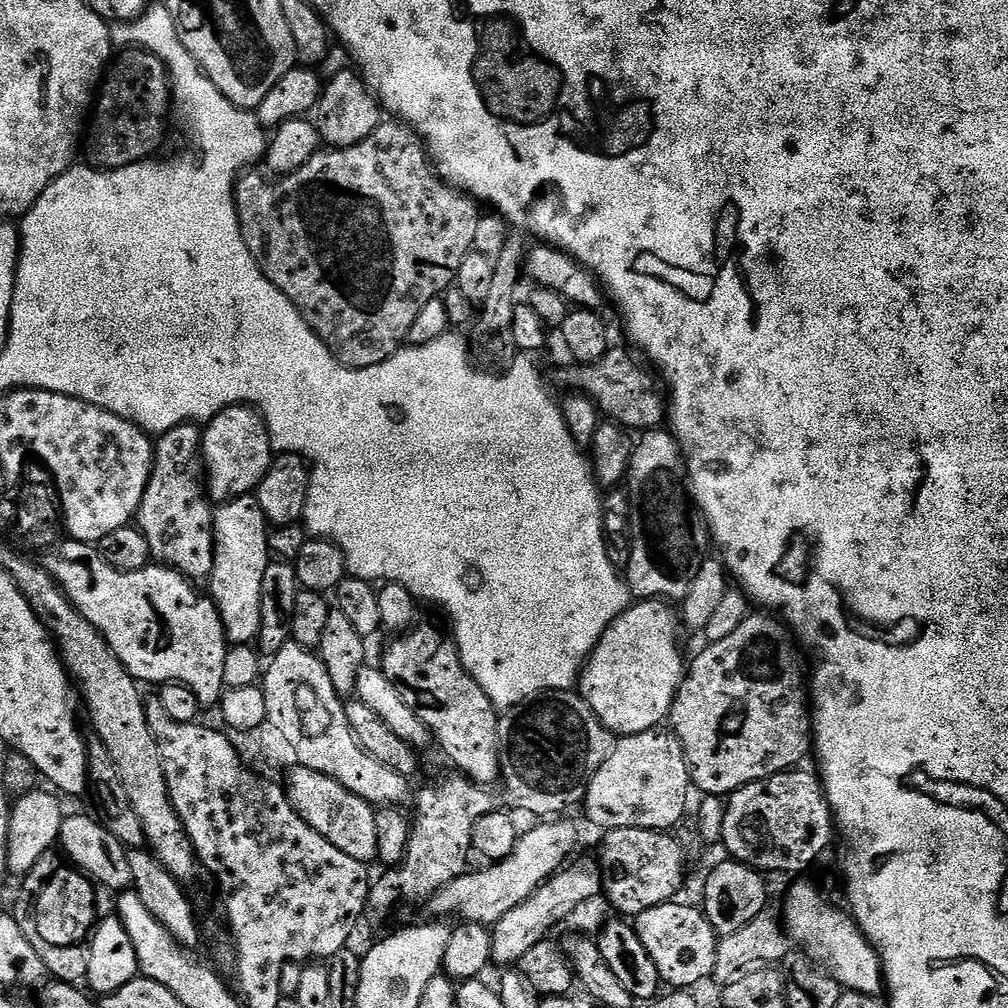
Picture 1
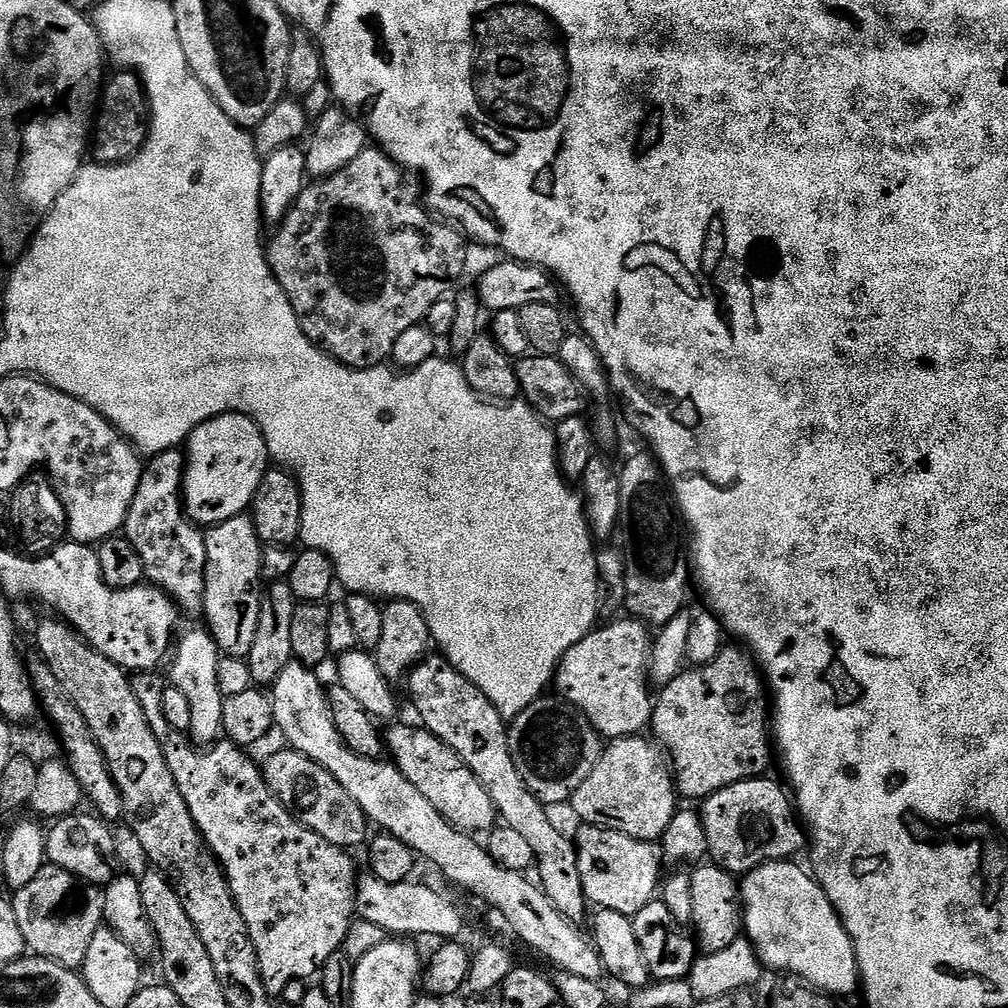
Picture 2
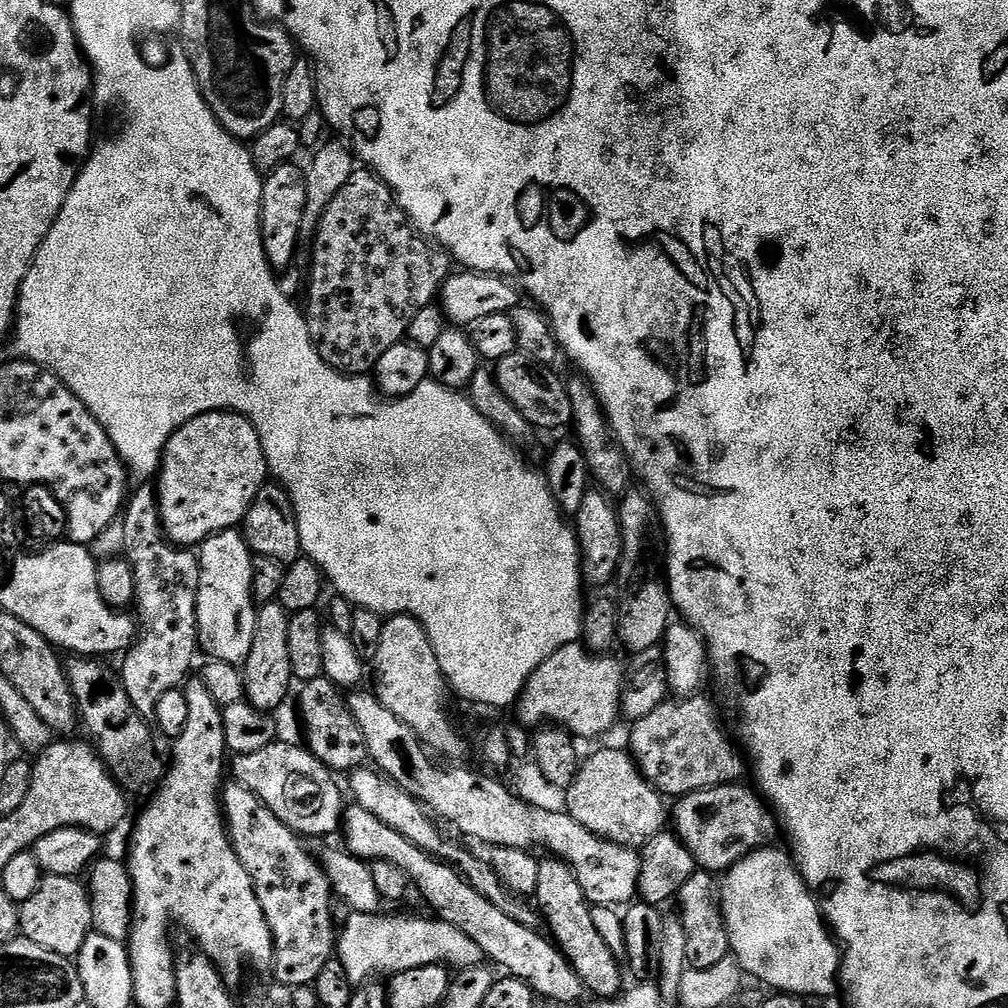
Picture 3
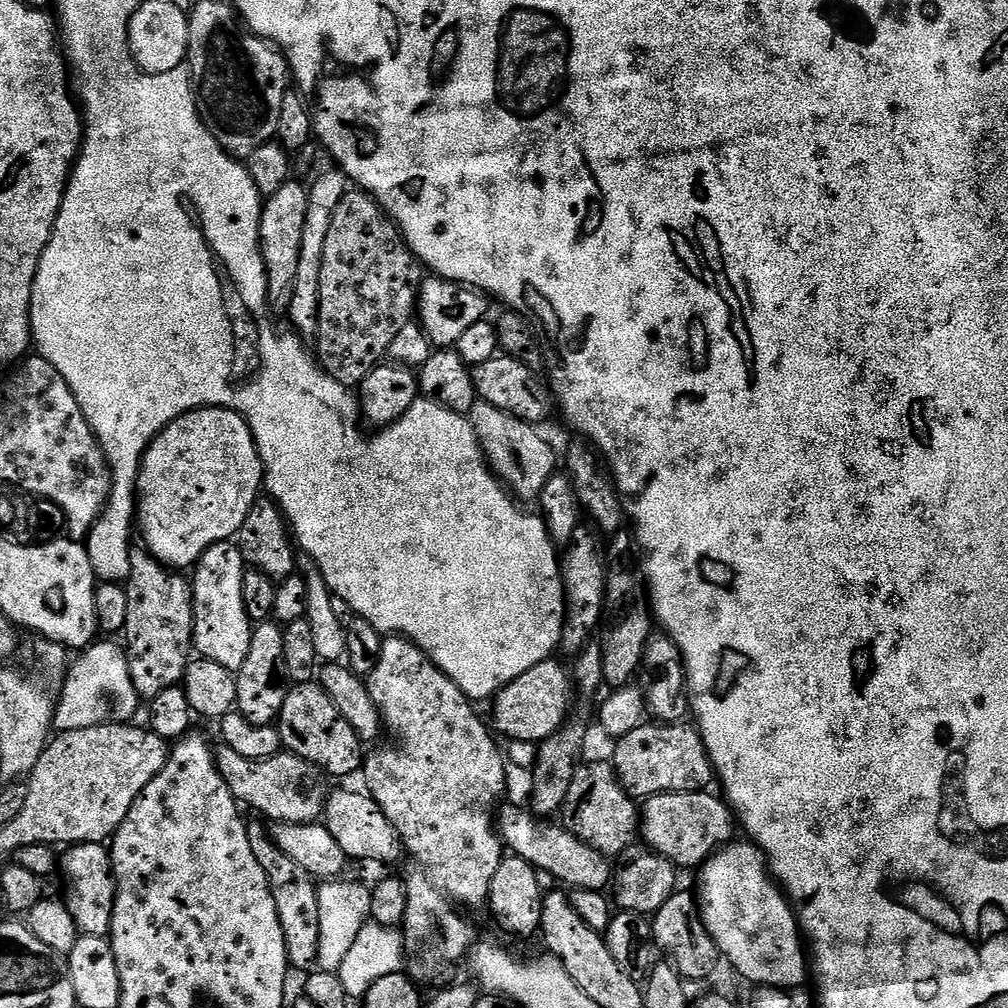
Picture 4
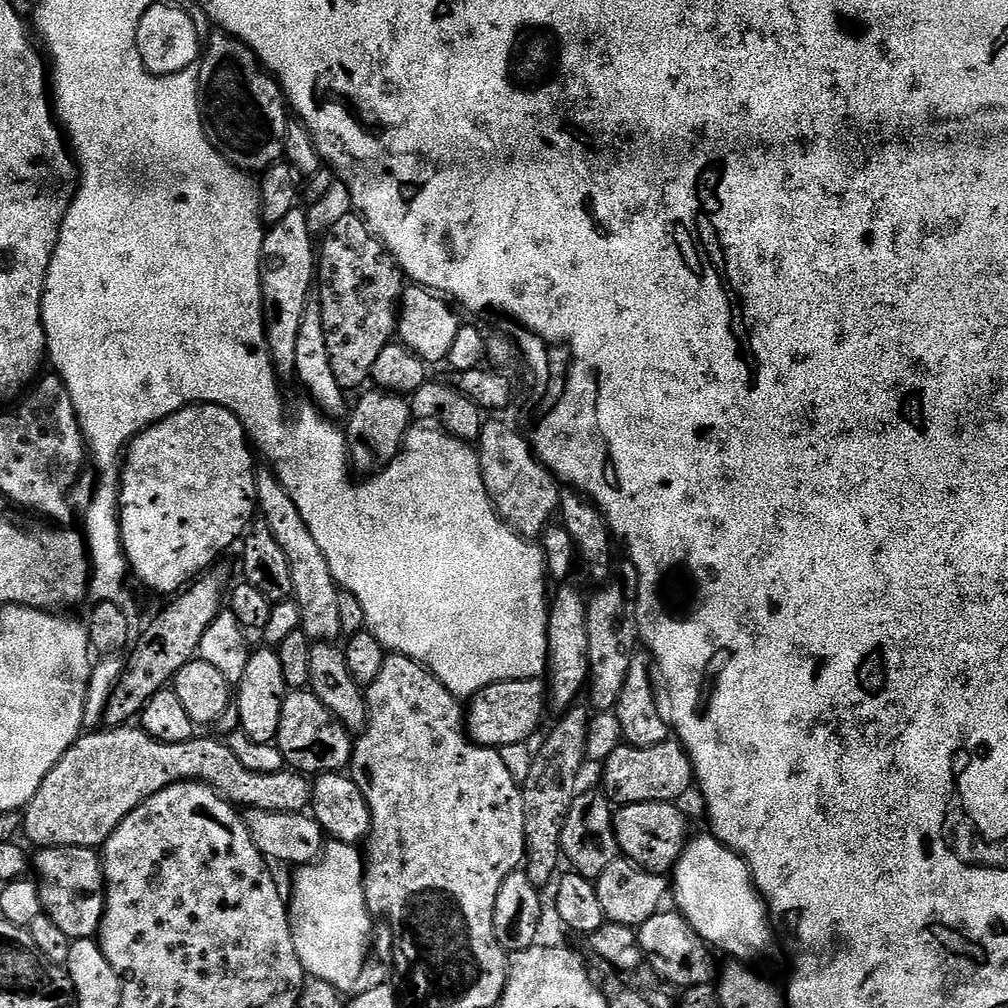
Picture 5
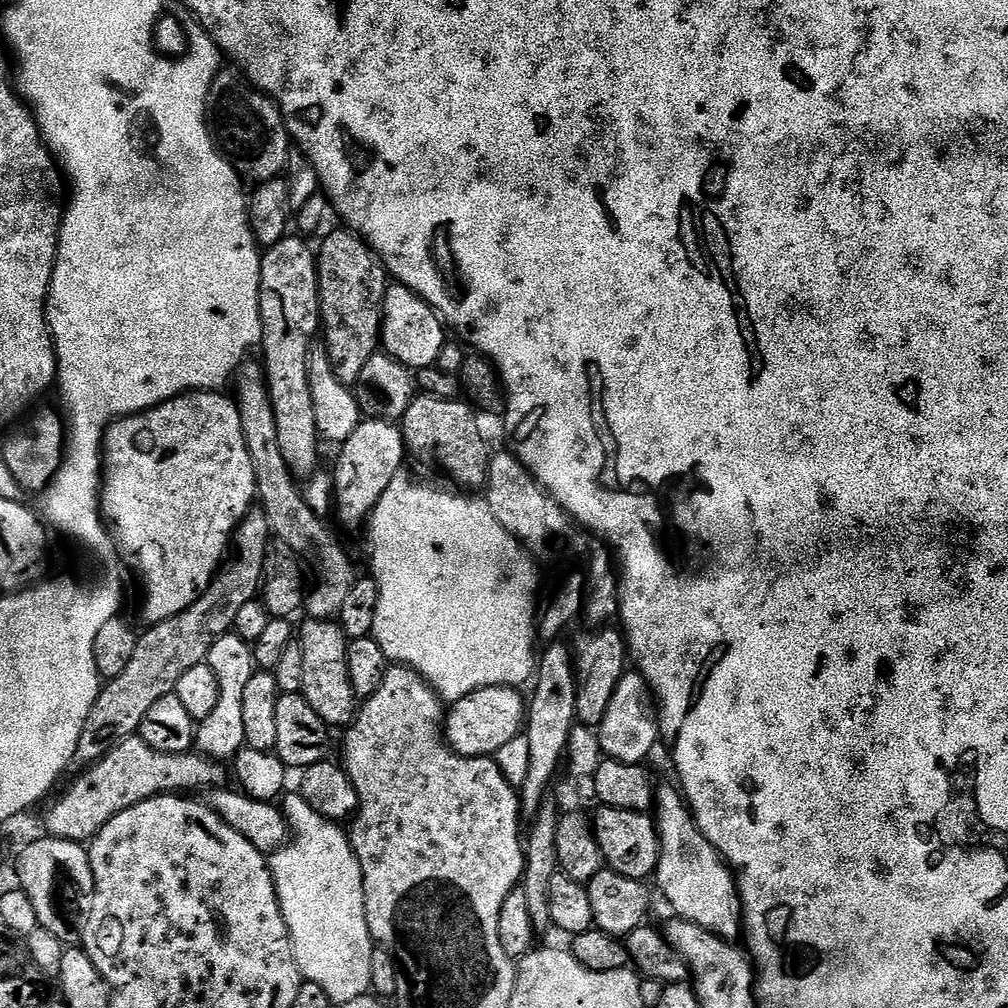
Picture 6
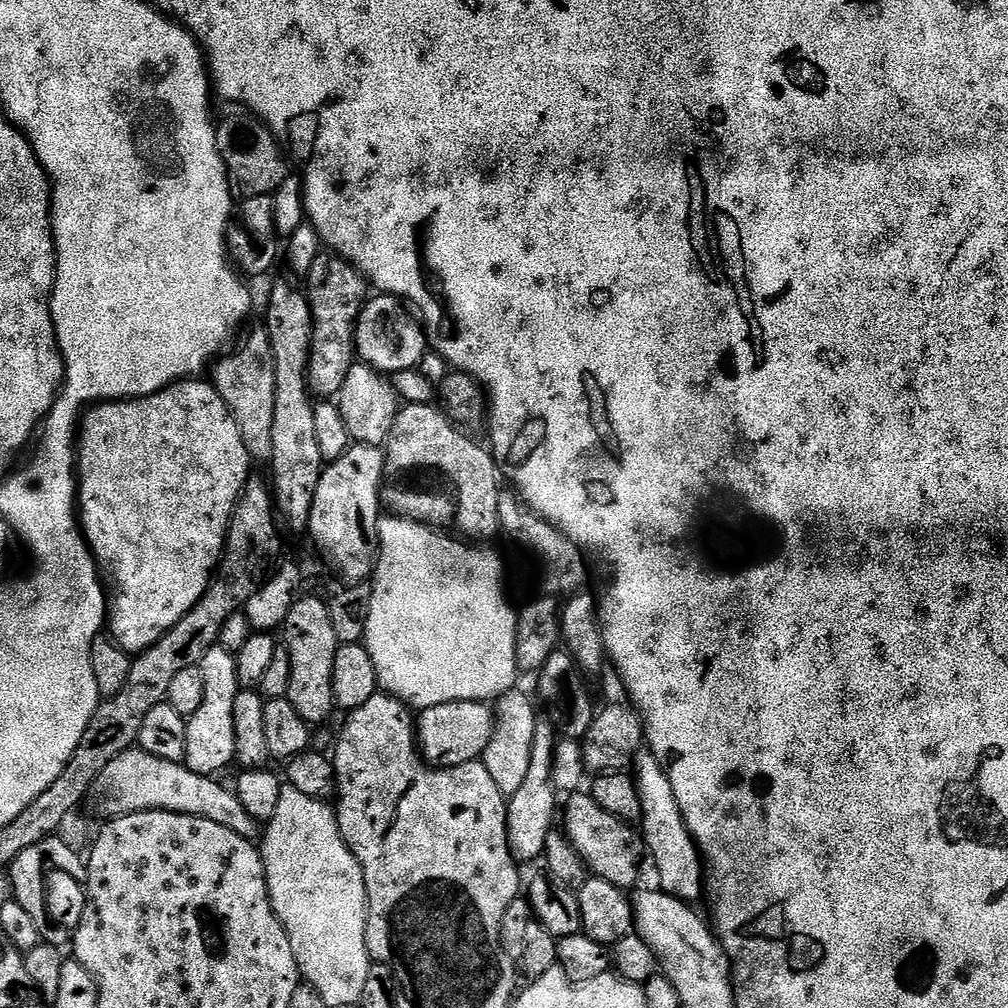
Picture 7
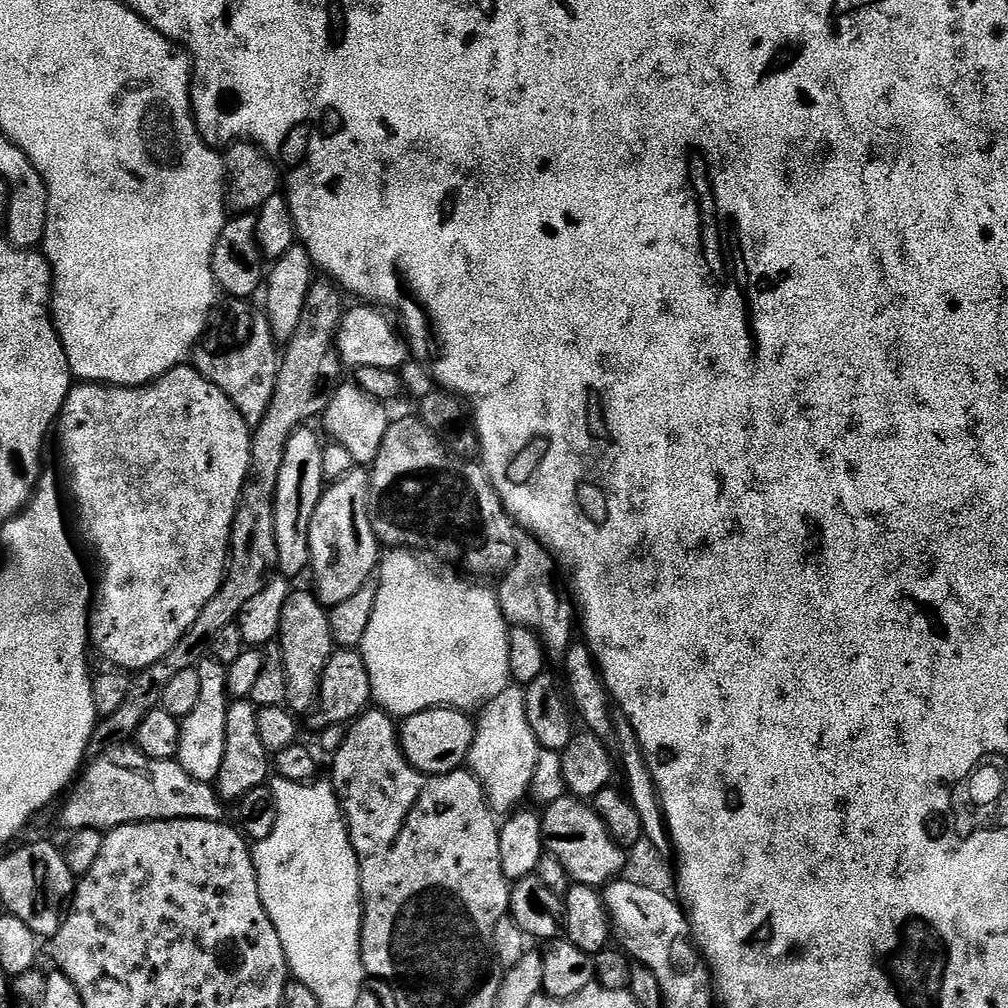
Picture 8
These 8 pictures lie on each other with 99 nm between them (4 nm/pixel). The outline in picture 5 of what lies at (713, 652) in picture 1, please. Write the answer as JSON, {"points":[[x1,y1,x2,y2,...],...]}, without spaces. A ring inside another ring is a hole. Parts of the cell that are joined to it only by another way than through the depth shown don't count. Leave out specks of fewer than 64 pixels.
{"points":[[669,738,660,744,652,746,634,746,627,742,621,743,620,747,614,750,614,754,610,754,610,758,602,761,604,768,604,785,603,791,606,793,609,800,617,805,637,804,638,802,665,802,679,801,679,796,687,790,688,787,693,787,694,773,692,771,692,759,688,757,688,752,683,744,675,738]]}

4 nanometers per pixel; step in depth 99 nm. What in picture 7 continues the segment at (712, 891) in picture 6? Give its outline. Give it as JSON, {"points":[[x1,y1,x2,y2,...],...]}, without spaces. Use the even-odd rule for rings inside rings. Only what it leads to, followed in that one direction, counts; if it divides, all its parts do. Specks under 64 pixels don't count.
{"points":[[647,746,641,747,630,765,636,781,638,802,642,802,642,818,638,825,650,864,656,867,660,879,659,891,685,902,696,902,706,888,706,869,694,838,682,818,678,798,674,798,674,786,670,786,668,770]]}

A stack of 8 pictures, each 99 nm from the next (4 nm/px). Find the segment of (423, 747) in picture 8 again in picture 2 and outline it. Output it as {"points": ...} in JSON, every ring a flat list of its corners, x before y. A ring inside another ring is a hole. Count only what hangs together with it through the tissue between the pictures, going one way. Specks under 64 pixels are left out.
{"points":[[620,619,601,623,588,632,586,638,582,638,582,642,574,642,574,646,570,646,570,650,566,650,566,654,561,658,554,677,555,695,584,713,584,717,595,726,601,737,609,741,643,733,652,723,654,707,653,693,652,696,648,693,648,658,652,655,653,633,643,620]]}

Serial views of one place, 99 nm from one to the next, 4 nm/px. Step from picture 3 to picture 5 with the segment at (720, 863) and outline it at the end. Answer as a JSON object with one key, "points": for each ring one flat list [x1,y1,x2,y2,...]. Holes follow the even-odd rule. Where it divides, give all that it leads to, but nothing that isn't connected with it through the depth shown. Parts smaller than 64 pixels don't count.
{"points":[[638,802,625,804,615,809,612,821,614,834,620,847,623,859,634,861,647,872,671,873,676,867,684,845,690,839,688,820,684,812,672,802]]}

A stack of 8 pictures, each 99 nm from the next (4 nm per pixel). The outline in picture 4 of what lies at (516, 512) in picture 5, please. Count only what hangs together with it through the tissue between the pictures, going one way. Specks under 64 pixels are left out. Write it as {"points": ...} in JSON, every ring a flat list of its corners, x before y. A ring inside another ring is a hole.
{"points":[[477,399,475,406,466,415,474,426,474,434,478,434,484,459,497,480,517,501,539,501,546,482,550,482,550,478,558,472,556,452,552,449,551,442,540,433,541,429,514,418,514,414,506,414,506,410,498,410,498,406,490,406,490,402,481,399]]}

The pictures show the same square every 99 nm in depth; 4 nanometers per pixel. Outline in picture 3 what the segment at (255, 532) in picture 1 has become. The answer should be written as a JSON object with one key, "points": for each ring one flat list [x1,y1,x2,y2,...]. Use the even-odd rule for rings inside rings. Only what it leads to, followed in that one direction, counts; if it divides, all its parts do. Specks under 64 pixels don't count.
{"points":[[228,528,225,532,216,532,199,545,200,558,200,590,198,596,198,634,199,647,205,657,240,666,248,659,250,646,254,646,254,630,256,629,256,614,258,603,252,595,252,557,254,555,244,540,243,531]]}

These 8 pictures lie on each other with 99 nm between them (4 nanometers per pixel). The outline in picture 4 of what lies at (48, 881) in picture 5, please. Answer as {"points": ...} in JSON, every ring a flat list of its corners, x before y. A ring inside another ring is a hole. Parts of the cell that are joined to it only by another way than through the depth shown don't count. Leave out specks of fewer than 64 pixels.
{"points":[[73,844,62,856,63,899,82,936,108,936,116,901,116,876,112,873,112,854,104,844]]}

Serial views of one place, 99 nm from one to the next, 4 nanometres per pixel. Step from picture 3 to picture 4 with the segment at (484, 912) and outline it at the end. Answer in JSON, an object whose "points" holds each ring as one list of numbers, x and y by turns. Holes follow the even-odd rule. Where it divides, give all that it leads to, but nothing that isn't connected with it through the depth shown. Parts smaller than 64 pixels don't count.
{"points":[[344,788,341,792,329,791,328,800,324,803,322,823,330,830,334,842,342,846,344,855,349,861,373,860,376,864,392,864,399,856,402,856,402,845,398,830,382,814,378,802,368,795,367,791,351,792]]}

